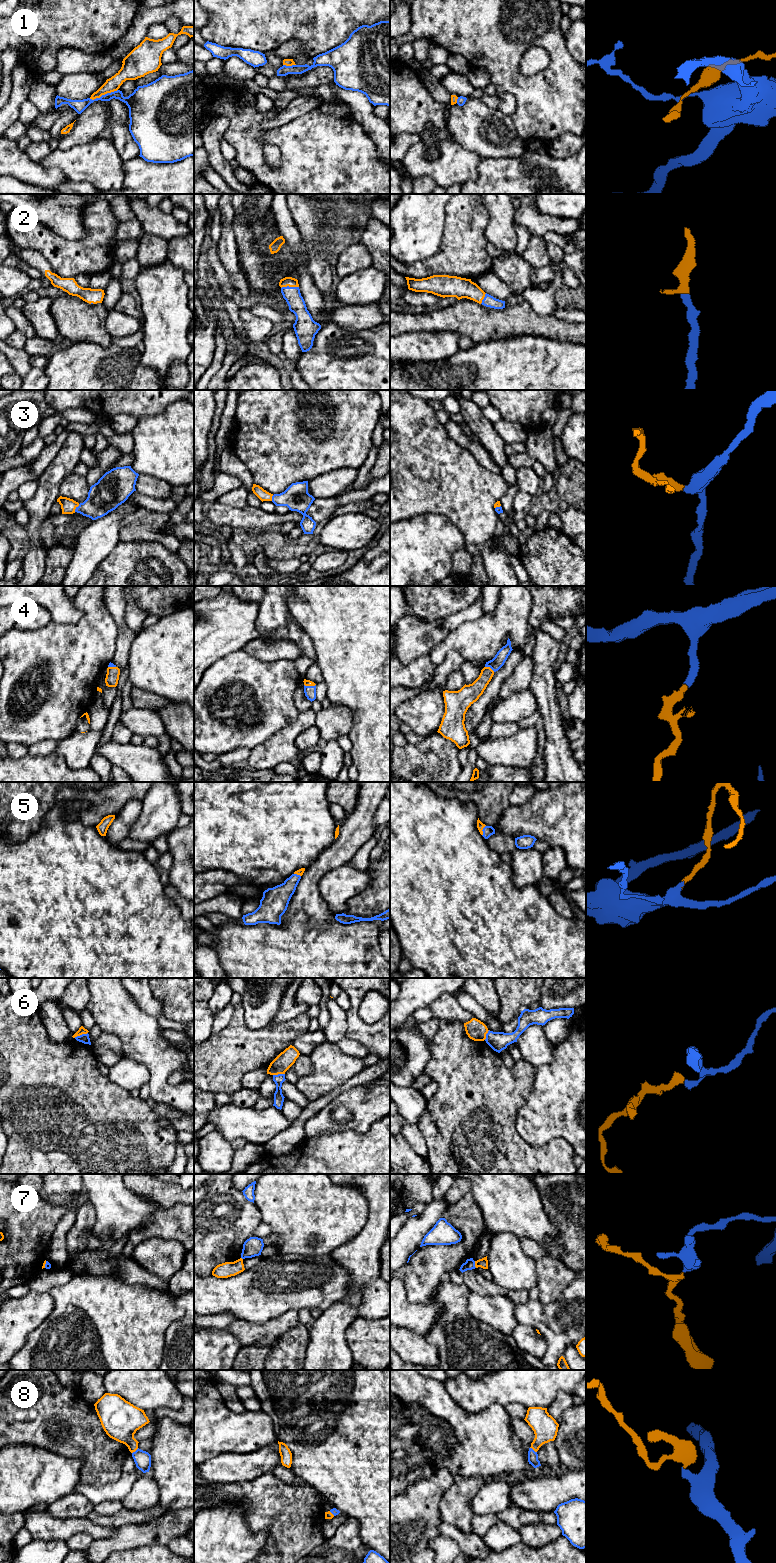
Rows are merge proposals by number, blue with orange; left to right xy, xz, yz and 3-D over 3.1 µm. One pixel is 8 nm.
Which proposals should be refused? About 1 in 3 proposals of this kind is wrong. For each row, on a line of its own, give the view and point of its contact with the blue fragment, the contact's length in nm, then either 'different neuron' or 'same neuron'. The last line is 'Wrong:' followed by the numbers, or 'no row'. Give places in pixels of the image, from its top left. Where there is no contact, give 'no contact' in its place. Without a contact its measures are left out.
1: contact xy (103, 95); length 240 nm; same neuron
2: contact xz (288, 286); length 140 nm; same neuron
3: contact xy (76, 508); length 80 nm; same neuron
4: contact xz (310, 686); length 100 nm; same neuron
5: contact yz (482, 830); length 90 nm; same neuron
6: contact xy (80, 1035); length 120 nm; different neuron
7: contact yz (474, 1264); length 60 nm; different neuron
8: contact yz (532, 1449); length 70 nm; same neuron
Wrong: 6, 7

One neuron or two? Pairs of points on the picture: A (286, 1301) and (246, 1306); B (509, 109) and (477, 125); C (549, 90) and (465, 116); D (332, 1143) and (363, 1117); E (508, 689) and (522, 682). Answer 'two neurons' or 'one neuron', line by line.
A: one neuron
B: two neurons
C: two neurons
D: two neurons
E: one neuron

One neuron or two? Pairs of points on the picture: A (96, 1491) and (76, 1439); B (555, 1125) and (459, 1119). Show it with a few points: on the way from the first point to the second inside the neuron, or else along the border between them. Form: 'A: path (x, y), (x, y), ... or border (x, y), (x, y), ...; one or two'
A: border (117, 1480), (100, 1485), (79, 1483); two
B: border (526, 1101), (518, 1110), (515, 1128), (527, 1142); two

